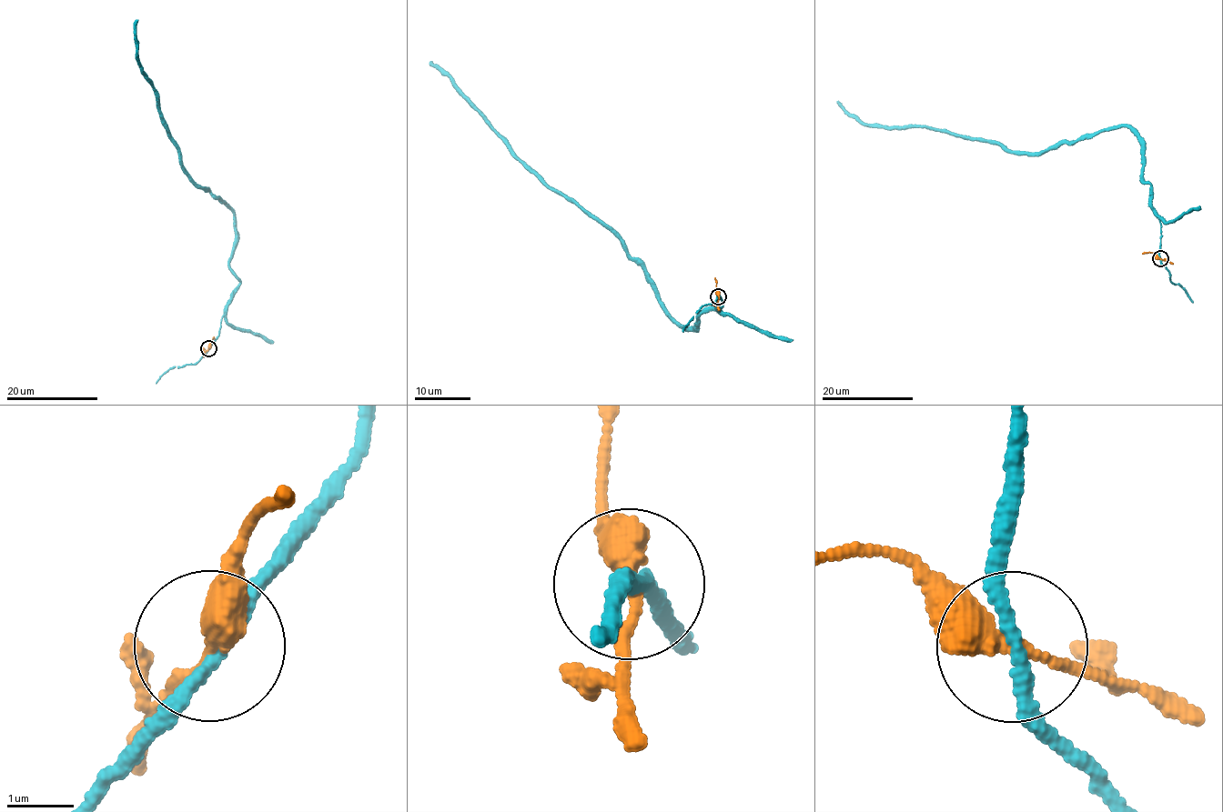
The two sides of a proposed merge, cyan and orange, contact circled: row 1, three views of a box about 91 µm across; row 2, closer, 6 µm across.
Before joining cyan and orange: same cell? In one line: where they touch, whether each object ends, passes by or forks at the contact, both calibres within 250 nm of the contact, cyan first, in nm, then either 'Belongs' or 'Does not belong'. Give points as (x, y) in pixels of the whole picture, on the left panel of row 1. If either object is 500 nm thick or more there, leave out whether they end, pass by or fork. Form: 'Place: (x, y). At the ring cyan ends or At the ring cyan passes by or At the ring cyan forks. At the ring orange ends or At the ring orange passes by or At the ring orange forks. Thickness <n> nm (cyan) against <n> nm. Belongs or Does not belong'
Place: (208, 348). At the ring cyan passes by. At the ring orange passes by. Thickness 200 nm (cyan) against 320 nm. Does not belong

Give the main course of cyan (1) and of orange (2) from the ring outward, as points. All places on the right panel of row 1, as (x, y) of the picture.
1: (1160, 258), (1140, 136), (1128, 128), (1028, 155), (945, 131), (873, 126), (837, 101)
2: (1159, 258), (1151, 252), (1142, 253)

